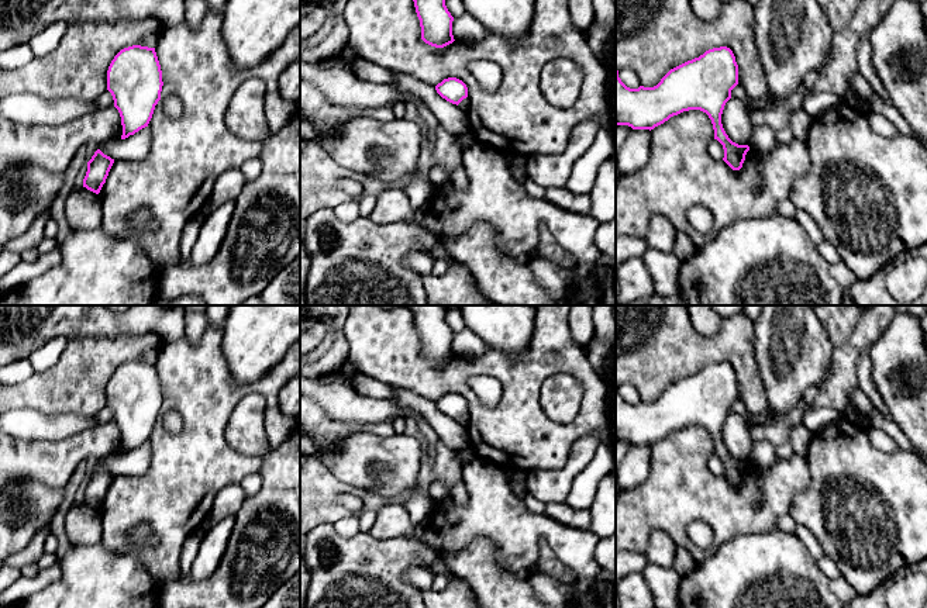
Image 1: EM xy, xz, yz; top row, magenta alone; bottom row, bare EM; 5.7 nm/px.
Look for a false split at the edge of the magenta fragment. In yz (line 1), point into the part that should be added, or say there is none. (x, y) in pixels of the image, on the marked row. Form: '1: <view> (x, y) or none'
1: none

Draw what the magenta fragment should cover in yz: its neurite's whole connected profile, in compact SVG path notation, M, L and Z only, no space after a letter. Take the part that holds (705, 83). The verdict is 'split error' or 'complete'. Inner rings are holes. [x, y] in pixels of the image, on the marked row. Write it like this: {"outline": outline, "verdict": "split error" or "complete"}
{"outline": "M727 46L709 49L671 69L654 87L630 89L616 69L616 125L651 131L673 115L700 110L711 120L714 139L724 149L723 160L740 170L749 146L733 142L721 124L724 106L737 84L738 65Z", "verdict": "complete"}

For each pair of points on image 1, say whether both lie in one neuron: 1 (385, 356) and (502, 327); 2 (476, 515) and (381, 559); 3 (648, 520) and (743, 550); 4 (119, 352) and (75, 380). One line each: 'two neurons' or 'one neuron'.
1: two neurons
2: two neurons
3: two neurons
4: one neuron

